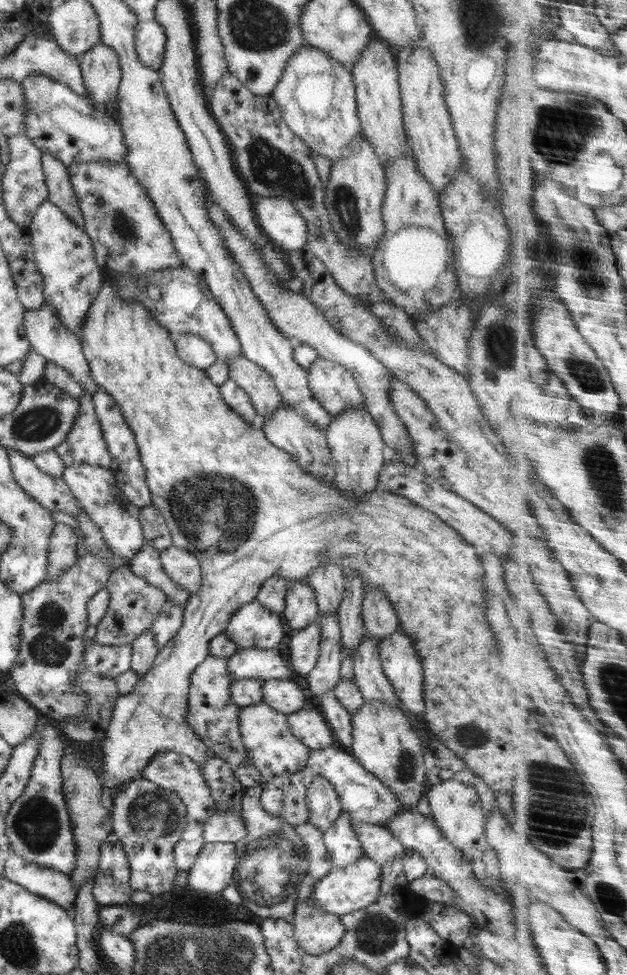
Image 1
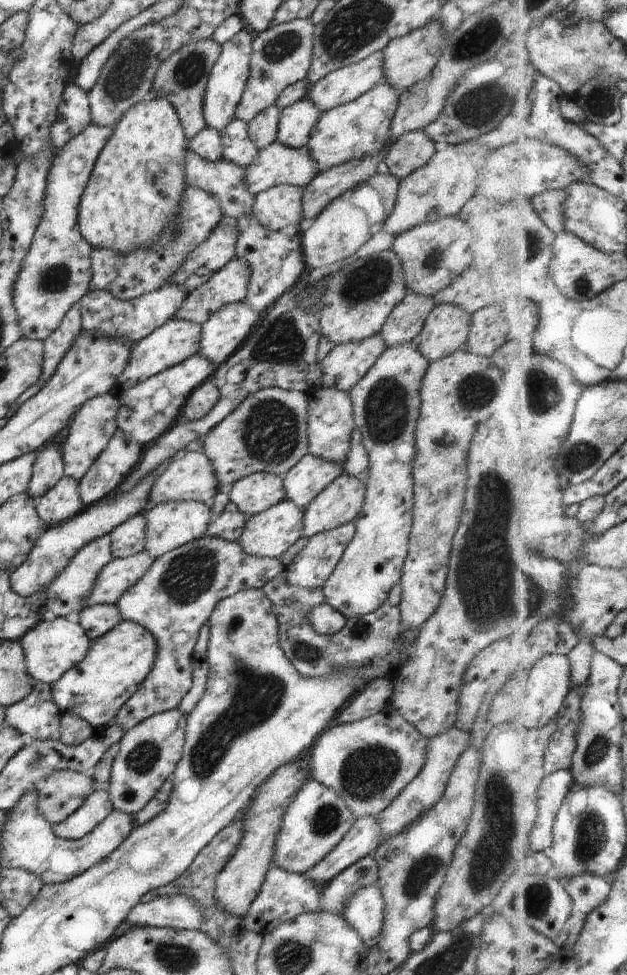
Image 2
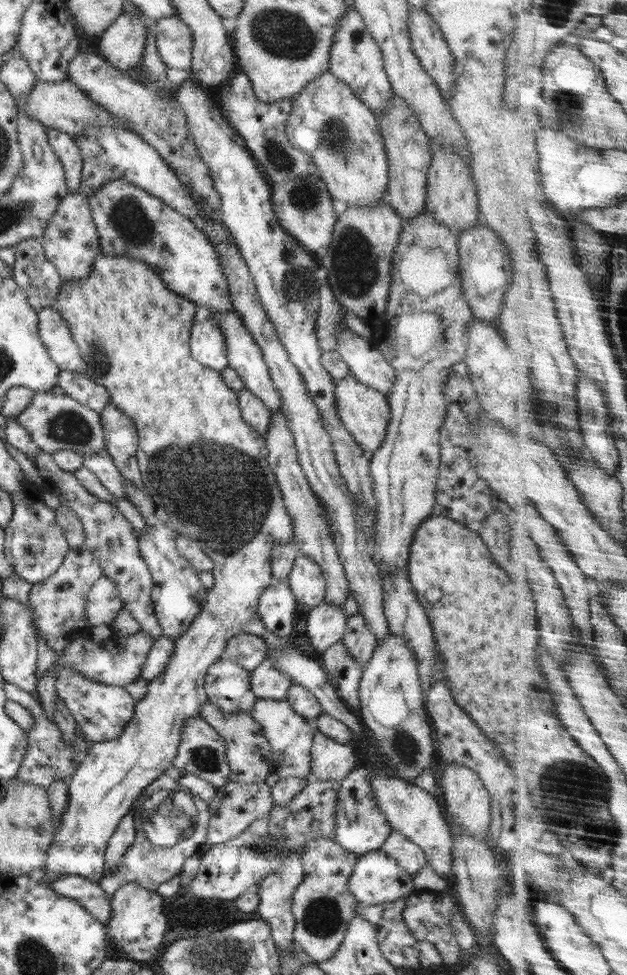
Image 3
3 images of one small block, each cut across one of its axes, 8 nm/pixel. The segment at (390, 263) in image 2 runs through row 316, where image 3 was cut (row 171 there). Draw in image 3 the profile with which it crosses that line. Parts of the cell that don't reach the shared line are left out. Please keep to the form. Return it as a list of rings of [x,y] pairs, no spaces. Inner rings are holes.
[[[329,72],[313,77],[292,97],[291,112],[287,117],[284,133],[287,140],[304,152],[315,164],[317,175],[324,181],[332,198],[344,202],[347,207],[372,207],[386,199],[387,158],[376,116],[363,104],[351,89]]]

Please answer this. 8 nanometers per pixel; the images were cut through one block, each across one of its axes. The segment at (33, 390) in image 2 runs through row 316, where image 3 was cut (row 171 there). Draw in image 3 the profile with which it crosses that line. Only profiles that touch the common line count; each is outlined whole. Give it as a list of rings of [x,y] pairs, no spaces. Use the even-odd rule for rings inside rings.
[[[52,128],[46,131],[46,141],[53,149],[54,155],[59,158],[59,163],[63,167],[65,186],[67,193],[77,193],[80,188],[80,171],[82,168],[82,158],[75,138],[57,132]]]

